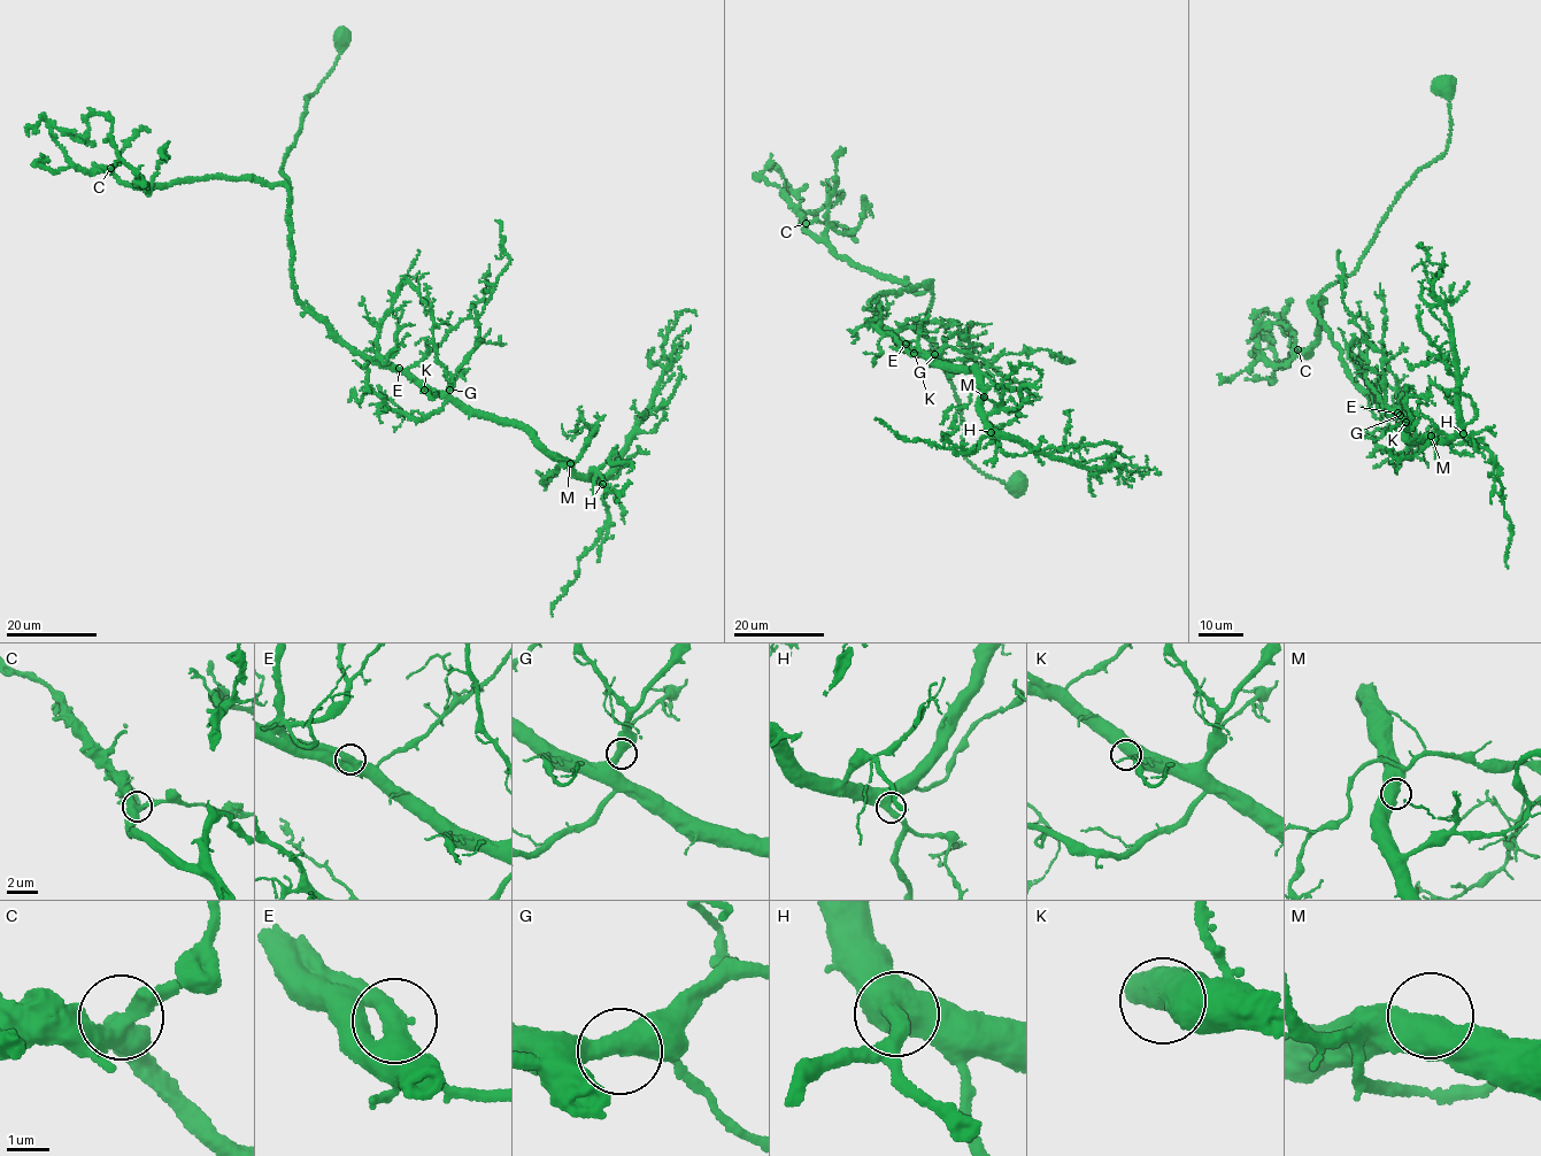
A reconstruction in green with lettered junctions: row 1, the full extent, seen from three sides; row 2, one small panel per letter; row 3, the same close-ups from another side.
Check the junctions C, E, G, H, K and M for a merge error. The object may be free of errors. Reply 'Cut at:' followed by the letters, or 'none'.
Cut at: none

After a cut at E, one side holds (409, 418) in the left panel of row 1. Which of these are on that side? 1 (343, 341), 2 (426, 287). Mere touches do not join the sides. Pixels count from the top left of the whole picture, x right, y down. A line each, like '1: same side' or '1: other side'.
1: same side
2: same side

